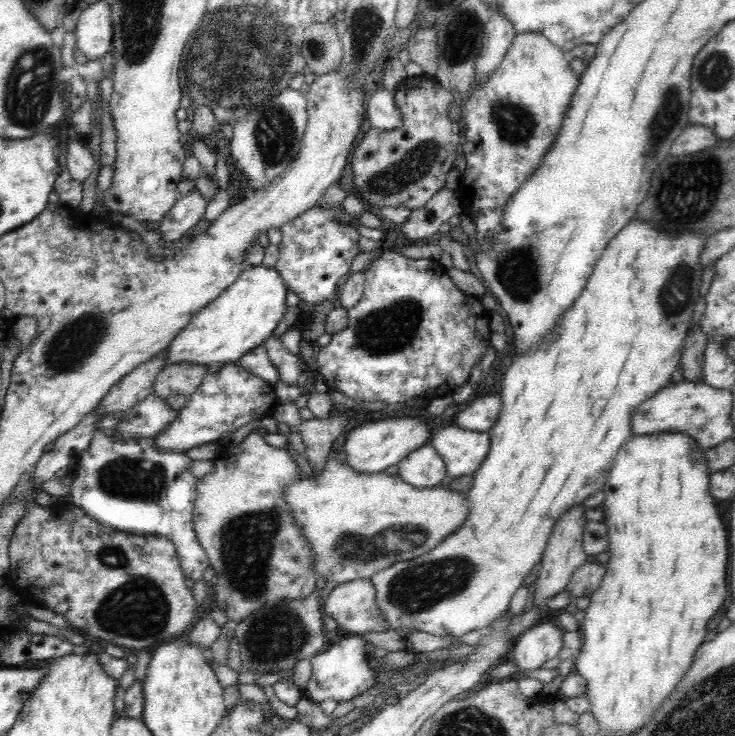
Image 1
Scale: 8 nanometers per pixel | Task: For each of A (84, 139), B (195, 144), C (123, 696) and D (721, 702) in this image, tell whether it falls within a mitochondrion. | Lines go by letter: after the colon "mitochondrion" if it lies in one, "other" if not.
A: other
B: other
C: other
D: mitochondrion

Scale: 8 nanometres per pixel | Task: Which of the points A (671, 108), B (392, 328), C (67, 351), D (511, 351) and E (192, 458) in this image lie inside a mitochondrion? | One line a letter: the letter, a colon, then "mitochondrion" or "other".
A: mitochondrion
B: mitochondrion
C: mitochondrion
D: other
E: other

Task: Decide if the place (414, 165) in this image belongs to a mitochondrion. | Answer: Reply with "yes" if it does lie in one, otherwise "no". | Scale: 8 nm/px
yes

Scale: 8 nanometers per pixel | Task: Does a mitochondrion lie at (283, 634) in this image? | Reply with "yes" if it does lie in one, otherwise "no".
yes

